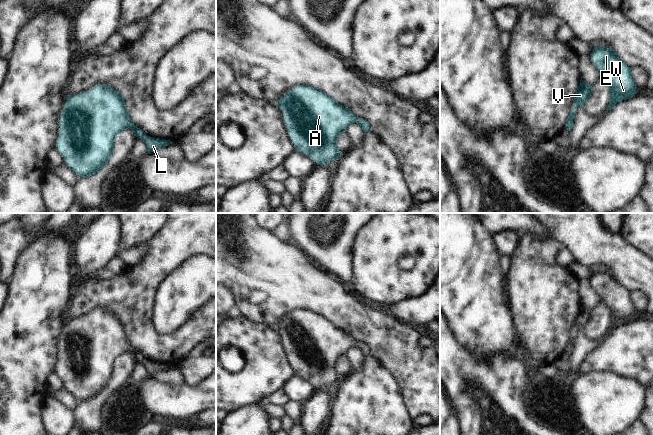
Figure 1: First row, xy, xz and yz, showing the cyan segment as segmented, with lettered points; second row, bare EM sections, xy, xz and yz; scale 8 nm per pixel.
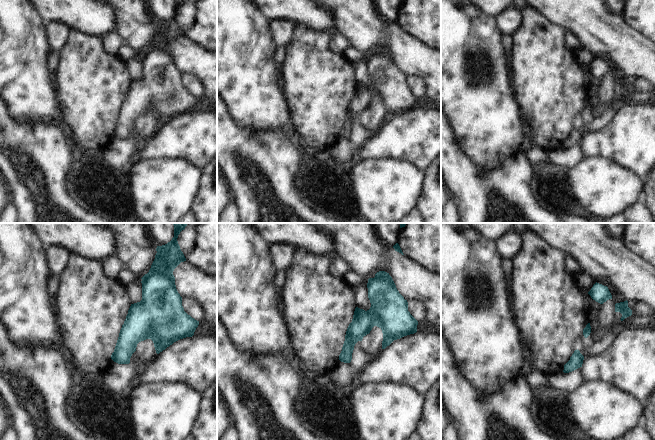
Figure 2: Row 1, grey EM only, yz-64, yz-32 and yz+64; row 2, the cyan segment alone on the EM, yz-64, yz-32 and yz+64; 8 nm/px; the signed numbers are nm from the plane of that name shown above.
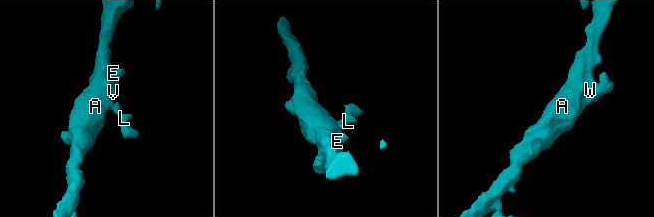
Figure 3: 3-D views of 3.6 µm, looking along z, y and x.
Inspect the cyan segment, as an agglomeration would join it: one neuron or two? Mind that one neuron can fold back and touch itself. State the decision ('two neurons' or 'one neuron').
one neuron

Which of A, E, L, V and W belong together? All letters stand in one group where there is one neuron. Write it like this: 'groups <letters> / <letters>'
groups A E L V W

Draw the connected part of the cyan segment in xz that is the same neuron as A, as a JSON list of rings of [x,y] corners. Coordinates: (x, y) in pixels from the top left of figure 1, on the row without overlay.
[[[309,309],[293,311],[277,328],[284,338],[288,359],[296,371],[296,376],[309,380],[318,389],[328,389],[343,379],[337,370],[337,364],[353,346],[358,347],[364,357],[372,354],[368,345],[356,340],[347,330],[340,329],[324,315]]]

